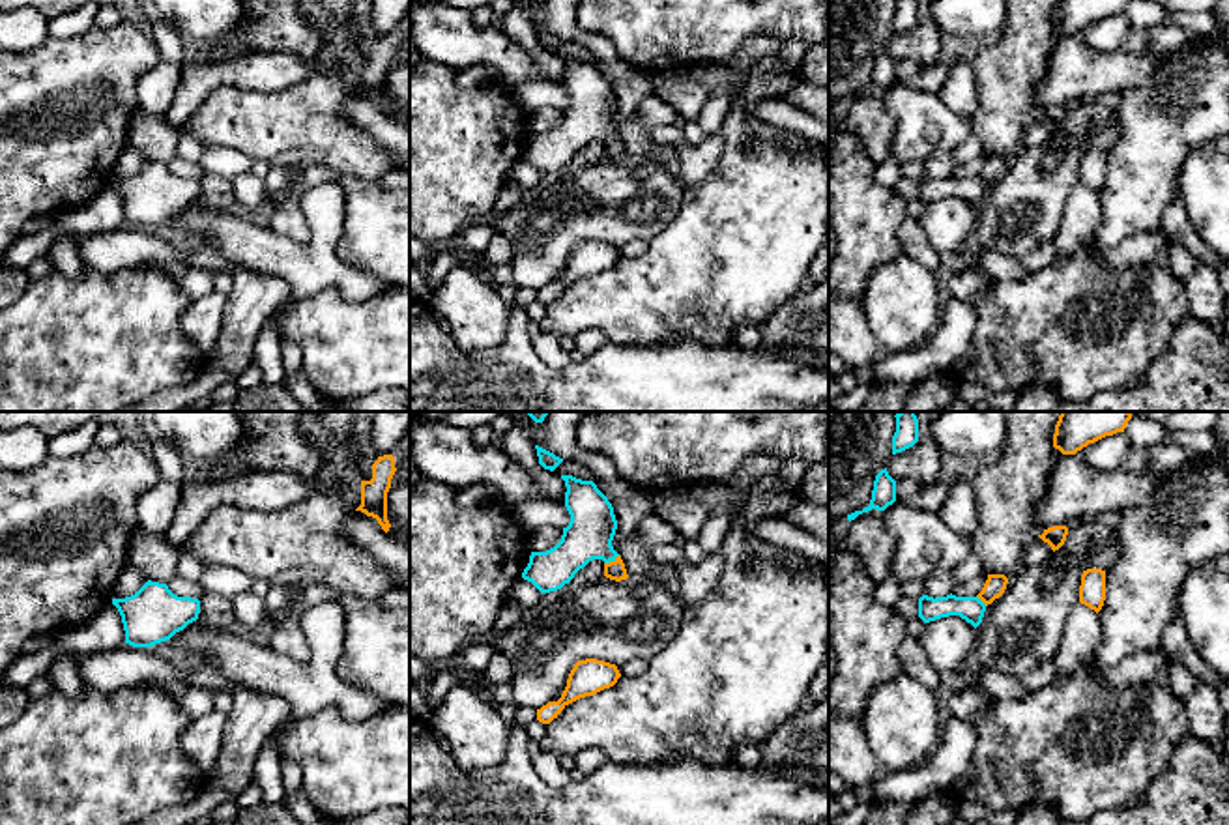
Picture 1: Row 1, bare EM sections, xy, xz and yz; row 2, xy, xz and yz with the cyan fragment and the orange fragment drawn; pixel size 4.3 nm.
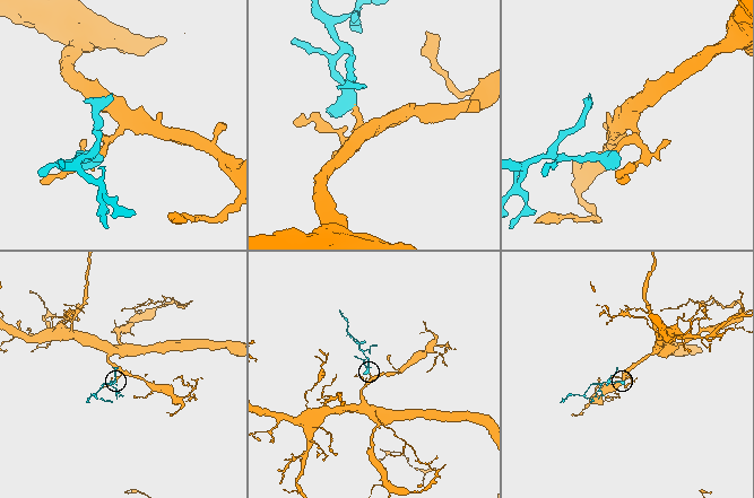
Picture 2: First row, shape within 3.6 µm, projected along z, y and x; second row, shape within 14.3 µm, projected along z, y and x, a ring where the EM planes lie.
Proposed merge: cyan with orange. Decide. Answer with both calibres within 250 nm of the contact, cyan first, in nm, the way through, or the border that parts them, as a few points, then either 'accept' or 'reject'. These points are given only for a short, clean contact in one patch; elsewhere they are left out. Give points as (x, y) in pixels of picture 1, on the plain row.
calibres 200 and 80 nm; way xz (592, 109), (592, 120), (610, 141), (616, 150); accept

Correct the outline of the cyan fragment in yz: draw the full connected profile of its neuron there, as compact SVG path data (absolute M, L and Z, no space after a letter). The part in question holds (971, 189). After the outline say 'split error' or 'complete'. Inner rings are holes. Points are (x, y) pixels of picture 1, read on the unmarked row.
M988 155L986 165L976 178L956 178L950 174L933 180L922 176L918 180L918 198L924 204L930 204L941 198L960 196L976 210L982 204L986 187L1005 174L1006 165L1008 159L1005 155Z | split error

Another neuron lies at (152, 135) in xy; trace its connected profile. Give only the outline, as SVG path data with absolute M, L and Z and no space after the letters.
M140 105L135 109L127 127L127 144L148 161L168 165L176 157L178 142L185 135L185 123L174 125L165 114L152 114Z

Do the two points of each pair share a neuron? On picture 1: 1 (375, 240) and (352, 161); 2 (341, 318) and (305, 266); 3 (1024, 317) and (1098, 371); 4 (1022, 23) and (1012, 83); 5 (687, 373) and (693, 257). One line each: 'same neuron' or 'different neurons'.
1: different neurons
2: different neurons
3: same neuron
4: same neuron
5: different neurons

